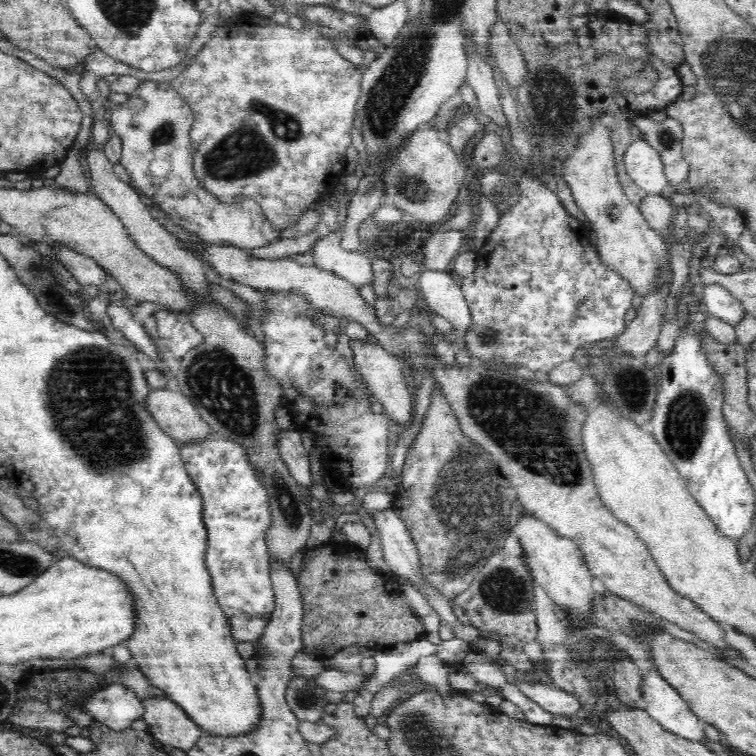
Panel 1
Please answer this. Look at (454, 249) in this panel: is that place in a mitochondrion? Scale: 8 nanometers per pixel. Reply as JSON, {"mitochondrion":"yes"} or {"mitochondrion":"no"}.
{"mitochondrion":"no"}

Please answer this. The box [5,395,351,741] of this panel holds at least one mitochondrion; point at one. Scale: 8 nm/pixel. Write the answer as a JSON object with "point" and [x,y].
{"point":[287,503]}

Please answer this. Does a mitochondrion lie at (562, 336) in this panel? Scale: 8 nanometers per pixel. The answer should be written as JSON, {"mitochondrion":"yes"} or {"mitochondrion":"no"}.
{"mitochondrion":"yes"}

